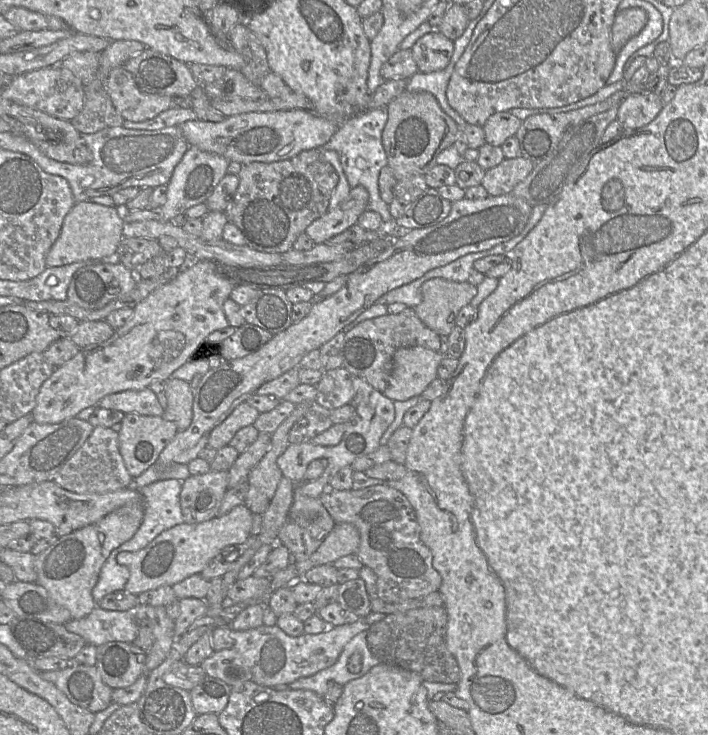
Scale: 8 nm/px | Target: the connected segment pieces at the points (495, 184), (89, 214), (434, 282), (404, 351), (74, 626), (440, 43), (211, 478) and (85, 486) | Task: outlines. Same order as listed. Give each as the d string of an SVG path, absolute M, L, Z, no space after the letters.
M520 156L505 158L499 165L485 171L481 185L489 195L509 194L533 170L534 164Z
M89 201L75 203L65 216L60 235L46 256L47 267L59 267L114 254L124 237L122 228L123 214L120 208Z
M433 278L422 285L422 302L413 309L427 327L447 338L456 326L459 311L477 292L477 286L468 281Z
M422 346L398 349L394 354L393 368L383 394L393 401L421 396L438 377L438 367L444 356L444 352Z
M95 607L90 614L80 619L71 619L65 626L68 631L81 636L86 644L96 647L108 642L133 643L137 636L137 625L135 623L135 612L110 611Z
M432 31L420 37L410 50L420 72L437 72L450 63L454 41L438 31Z
M228 471L190 475L182 481L180 505L184 522L197 524L219 515L228 485Z
M94 427L93 432L72 458L54 476L53 481L75 493L106 493L132 487L132 476L127 471L119 451L119 436L112 427Z

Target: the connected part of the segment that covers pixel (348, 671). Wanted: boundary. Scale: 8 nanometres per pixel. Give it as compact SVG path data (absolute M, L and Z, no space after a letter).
M362 631L347 643L335 664L311 676L297 679L288 686L290 689L311 690L324 697L329 682L344 686L349 681L362 677L379 663L368 648L366 631Z

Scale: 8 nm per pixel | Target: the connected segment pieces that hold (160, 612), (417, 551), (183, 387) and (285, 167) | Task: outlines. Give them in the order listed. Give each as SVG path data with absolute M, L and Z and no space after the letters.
M140 606L139 612L146 615L154 627L155 642L147 652L146 672L158 667L167 657L174 643L174 621L170 619L164 606Z
M380 484L358 490L327 489L320 501L336 523L354 525L360 536L357 557L377 577L377 596L386 603L414 600L437 592L441 576L432 563L430 549L420 537L420 525L407 497Z
M178 378L165 381L167 407L163 417L176 424L179 431L186 430L193 419L193 393L189 382Z
M320 149L302 151L296 156L282 161L263 163L252 162L242 166L239 186L232 202L225 210L228 222L243 233L250 248L265 252L283 254L292 249L293 243L306 228L329 210L331 195L339 177L334 167L323 158Z

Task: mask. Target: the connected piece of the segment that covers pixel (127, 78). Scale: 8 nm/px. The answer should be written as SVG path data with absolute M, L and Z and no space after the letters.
M124 66L113 68L106 79L106 91L117 112L127 121L140 122L154 118L169 108L189 105L189 98L142 92Z

